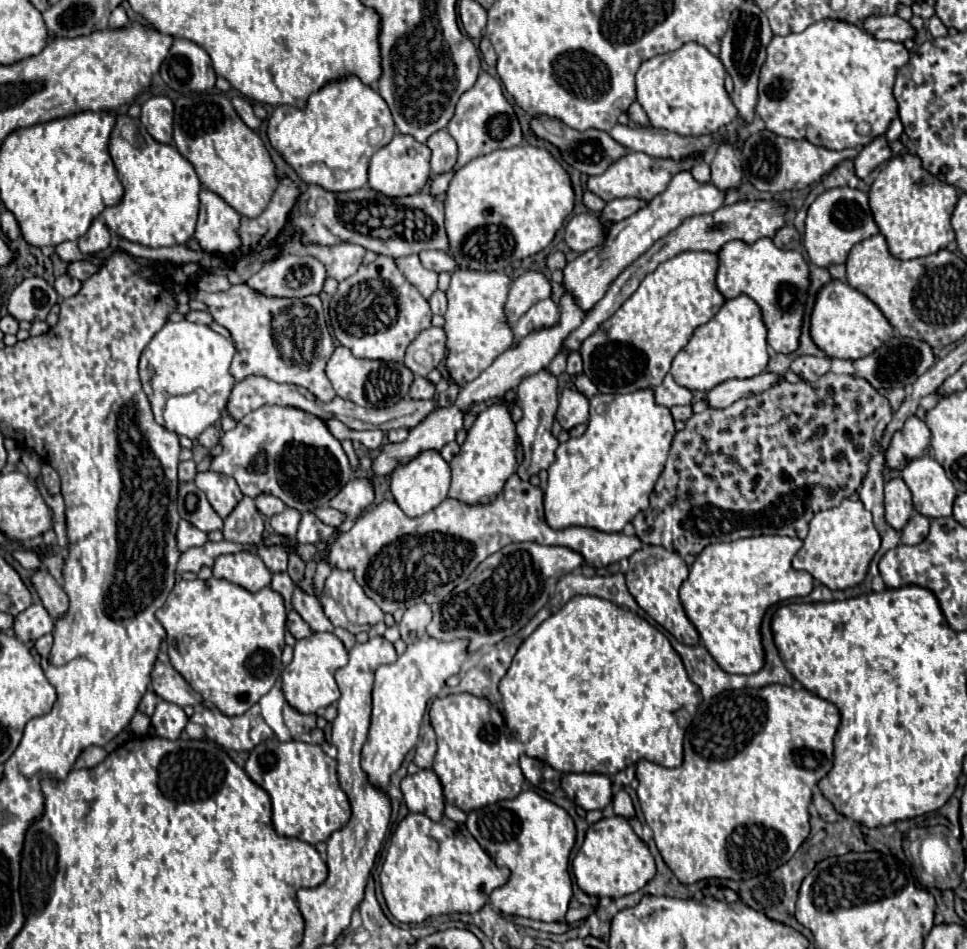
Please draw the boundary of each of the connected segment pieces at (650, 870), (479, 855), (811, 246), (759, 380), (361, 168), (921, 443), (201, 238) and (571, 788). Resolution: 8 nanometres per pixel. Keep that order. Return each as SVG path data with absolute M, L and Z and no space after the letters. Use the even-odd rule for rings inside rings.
M623 816L601 818L593 826L589 826L585 842L573 860L573 874L575 874L575 866L577 866L579 888L589 896L597 896L597 898L603 898L603 896L621 898L621 896L633 894L641 890L657 872L655 860L649 848L633 832L633 828L629 826L629 820Z
M409 814L391 838L379 878L389 912L399 922L421 924L431 916L479 912L489 902L491 892L507 884L509 876L511 870L499 868L465 824L449 818L433 822L425 814Z
M833 188L823 192L807 210L805 220L805 250L809 260L819 268L833 264L845 264L851 248L879 232L873 214L869 210L869 198L865 192L855 188Z
M763 372L763 374L759 374L755 378L747 378L747 380L733 378L733 380L721 382L713 390L709 390L705 400L707 400L709 408L727 408L733 402L737 402L741 398L751 398L777 382L779 382L779 376L775 376L771 372Z
M355 76L329 82L319 92L311 94L305 110L277 106L267 126L271 146L295 170L299 180L323 186L323 190L331 192L367 186L369 158L389 144L395 133L396 126L385 100Z
M911 416L907 418L905 426L897 430L891 438L891 446L887 448L887 468L901 472L907 462L921 458L931 448L931 430L927 430L927 424Z
M203 188L199 194L201 210L195 230L195 240L203 252L231 256L239 246L239 220L241 216L215 192Z
M565 774L563 790L583 810L603 810L611 804L611 780L605 774Z

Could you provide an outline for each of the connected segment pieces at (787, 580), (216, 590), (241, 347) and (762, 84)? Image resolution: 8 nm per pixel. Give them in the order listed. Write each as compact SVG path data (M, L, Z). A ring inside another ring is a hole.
M753 536L733 542L721 542L707 546L689 568L689 578L683 582L679 596L687 618L697 628L703 646L715 658L715 662L729 674L755 674L763 668L763 642L761 642L761 622L765 612L789 598L801 598L811 594L813 576L807 572L797 572L791 568L791 560L803 546L799 538L789 536Z
M181 580L173 586L163 608L157 610L157 620L167 632L167 654L171 666L187 680L187 684L203 698L205 706L217 708L221 714L245 714L259 702L277 682L281 674L281 650L285 646L285 604L283 598L269 586L259 592L247 592L245 588L229 580Z
M237 284L225 292L201 292L201 300L207 304L207 312L213 320L231 334L237 350L231 362L235 382L249 376L265 376L277 384L303 386L321 402L331 402L335 398L335 390L325 374L335 344L327 330L319 296L267 298L247 284Z
M821 20L811 24L805 32L773 36L767 46L767 60L759 74L759 102L755 110L763 118L767 130L785 138L803 138L829 150L867 146L877 136L883 136L889 124L899 116L893 82L897 70L907 64L907 60L909 50L901 42L875 40L871 34L849 22Z

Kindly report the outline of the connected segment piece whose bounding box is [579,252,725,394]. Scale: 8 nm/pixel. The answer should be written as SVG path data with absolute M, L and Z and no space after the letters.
M683 252L671 260L665 260L657 266L655 272L647 274L635 294L627 298L625 304L581 344L579 352L585 364L583 372L591 378L591 382L595 382L603 394L627 394L659 386L659 382L663 382L665 374L669 372L675 354L689 342L695 328L709 322L725 302L723 294L719 294L719 288L715 286L717 268L719 258L713 252Z

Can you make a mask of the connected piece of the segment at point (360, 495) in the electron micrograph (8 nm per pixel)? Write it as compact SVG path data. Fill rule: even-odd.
M351 480L337 496L329 502L331 508L337 508L347 514L347 518L337 529L339 533L347 532L353 527L355 518L363 508L367 508L373 502L373 488L369 480Z

